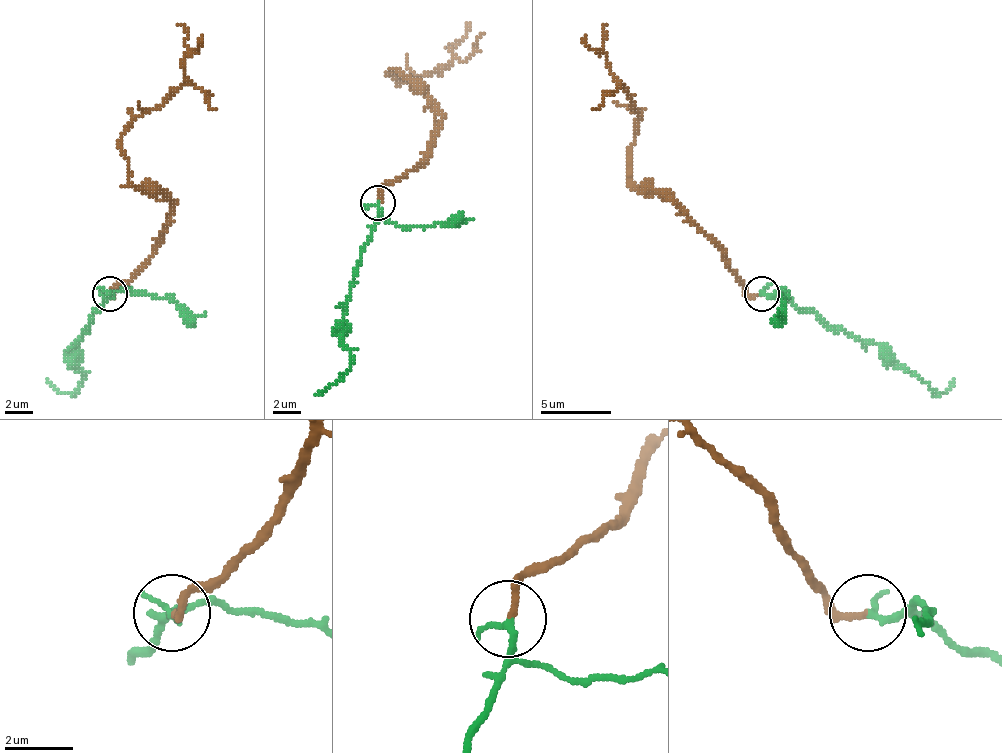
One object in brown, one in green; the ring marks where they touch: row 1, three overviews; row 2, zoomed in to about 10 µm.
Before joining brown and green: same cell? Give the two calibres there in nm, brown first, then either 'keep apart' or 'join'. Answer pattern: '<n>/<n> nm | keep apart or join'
190/240 nm | join

